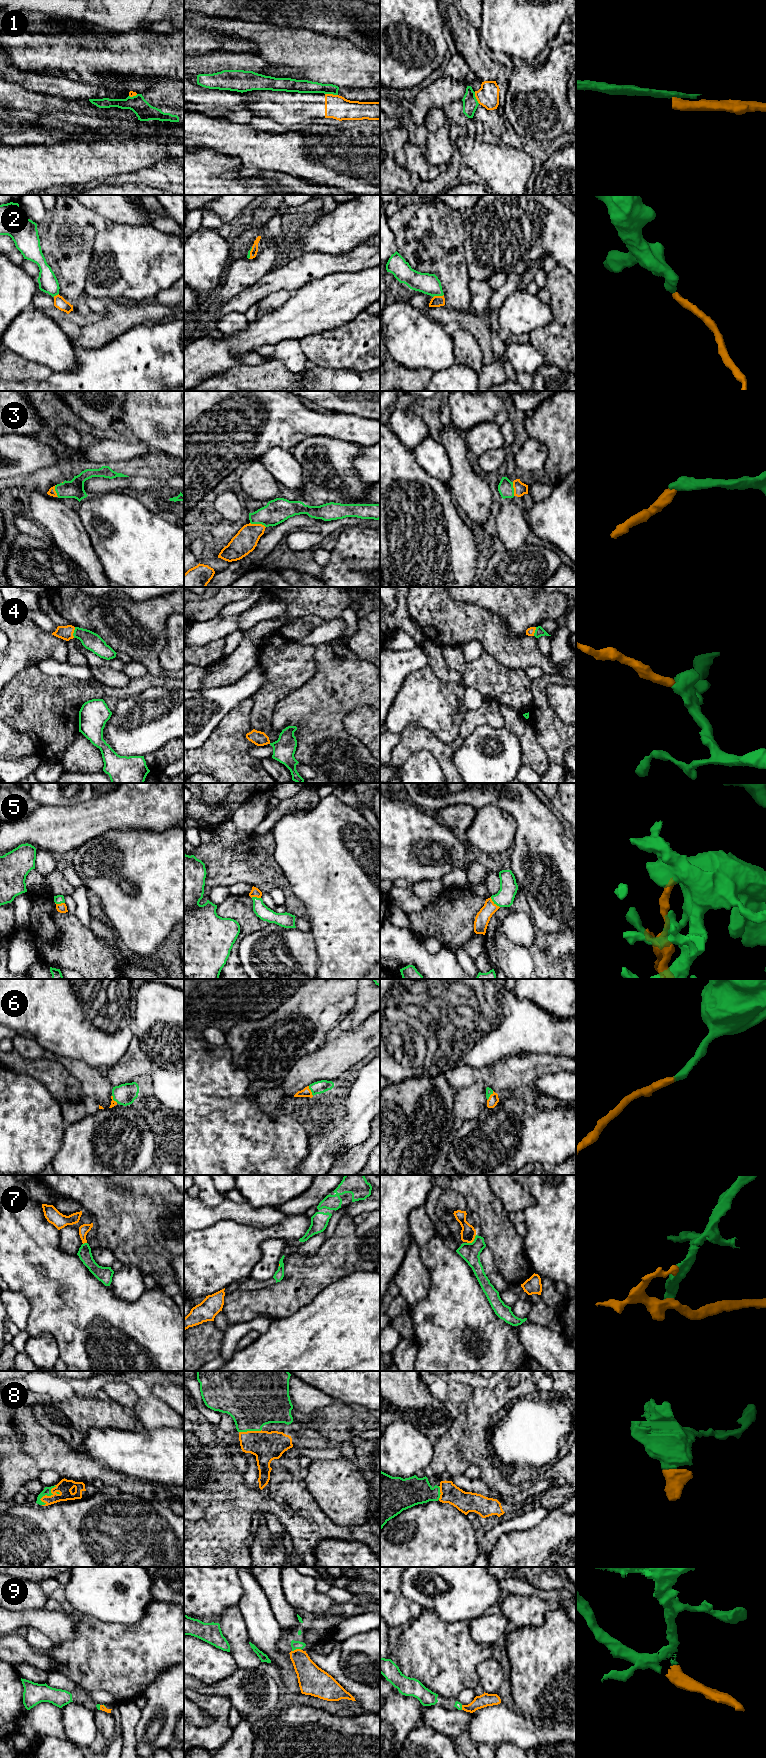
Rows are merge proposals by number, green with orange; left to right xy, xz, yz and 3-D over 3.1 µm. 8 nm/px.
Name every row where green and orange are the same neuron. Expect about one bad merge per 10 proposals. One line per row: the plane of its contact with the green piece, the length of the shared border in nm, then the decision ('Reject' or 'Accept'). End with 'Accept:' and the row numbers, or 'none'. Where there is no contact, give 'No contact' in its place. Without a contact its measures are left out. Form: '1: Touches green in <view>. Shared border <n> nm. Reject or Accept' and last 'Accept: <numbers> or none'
1: Touches green in xz. Shared border 110 nm. Reject
2: Touches green in yz. Shared border 90 nm. Accept
3: Touches green in xz. Shared border 130 nm. Accept
4: Touches green in xy. Shared border 90 nm. Accept
5: Touches green in yz. Shared border 120 nm. Accept
6: Touches green in yz. Shared border 90 nm. Accept
7: Touches green in yz. Shared border 100 nm. Reject
8: Touches green in xy. Shared border 200 nm. Accept
9: Touches green in xz. Shared border 80 nm. Accept
Accept: 2, 3, 4, 5, 6, 8, 9

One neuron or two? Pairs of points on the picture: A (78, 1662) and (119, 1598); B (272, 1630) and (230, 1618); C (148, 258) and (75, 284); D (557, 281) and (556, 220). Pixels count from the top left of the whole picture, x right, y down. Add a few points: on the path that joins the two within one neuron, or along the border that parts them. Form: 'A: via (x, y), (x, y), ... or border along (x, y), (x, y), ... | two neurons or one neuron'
A: border along (81, 1616), (92, 1616), (104, 1622), (127, 1624) | two neurons
B: border along (237, 1607), (244, 1620), (250, 1641) | two neurons
C: border along (92, 257), (86, 275), (84, 296) | two neurons
D: border along (559, 265), (565, 268) | two neurons

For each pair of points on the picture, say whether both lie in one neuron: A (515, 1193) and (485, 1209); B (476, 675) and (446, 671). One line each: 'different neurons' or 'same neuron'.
A: different neurons
B: different neurons

